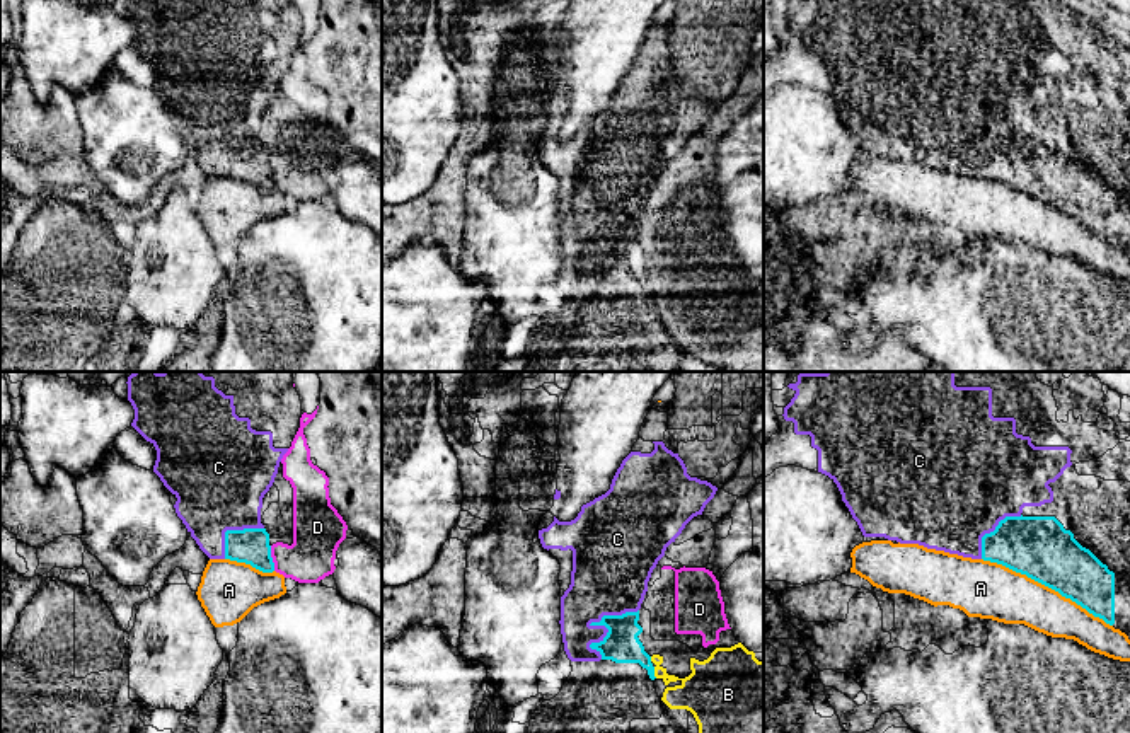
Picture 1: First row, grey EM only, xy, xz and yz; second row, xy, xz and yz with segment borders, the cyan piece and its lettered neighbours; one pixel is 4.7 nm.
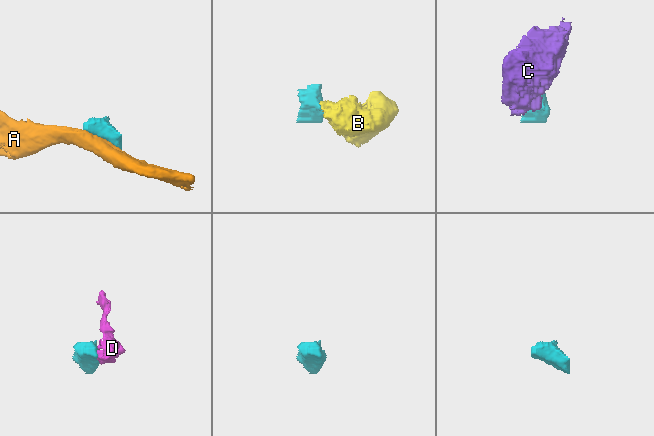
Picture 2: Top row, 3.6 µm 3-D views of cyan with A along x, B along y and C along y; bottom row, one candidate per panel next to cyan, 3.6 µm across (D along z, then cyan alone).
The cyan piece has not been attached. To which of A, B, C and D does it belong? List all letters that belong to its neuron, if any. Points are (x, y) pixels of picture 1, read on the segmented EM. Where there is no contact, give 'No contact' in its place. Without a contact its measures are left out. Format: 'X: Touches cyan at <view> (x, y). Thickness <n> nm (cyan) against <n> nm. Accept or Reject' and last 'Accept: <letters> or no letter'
A: Touches cyan at yz (1047, 585). Thickness 300 nm (cyan) against 260 nm. Reject
B: Touches cyan at xz (653, 672). Thickness 170 nm (cyan) against 200 nm. Reject
C: Touches cyan at xz (602, 617). Thickness 170 nm (cyan) against 360 nm. Accept
D: Touches cyan at xy (271, 558). Thickness 170 nm (cyan) against 240 nm. Reject
Accept: C

